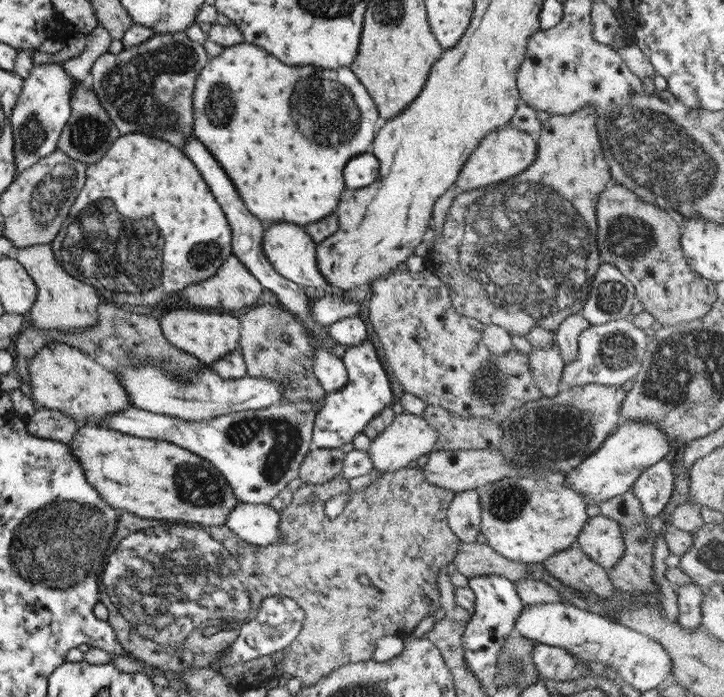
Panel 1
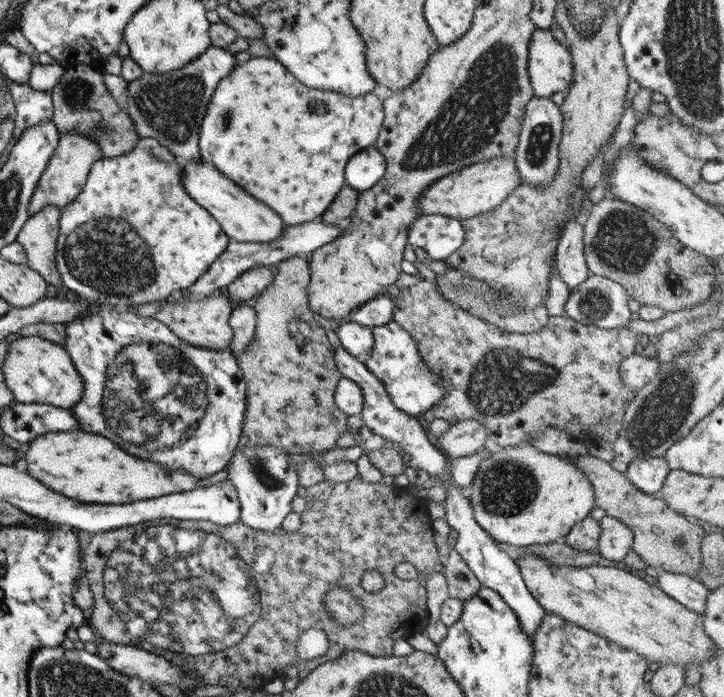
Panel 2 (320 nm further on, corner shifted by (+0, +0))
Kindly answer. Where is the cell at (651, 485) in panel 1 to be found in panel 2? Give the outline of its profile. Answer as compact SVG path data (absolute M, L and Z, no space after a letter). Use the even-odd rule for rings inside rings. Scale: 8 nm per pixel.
M661 457L634 458L624 470L624 478L641 493L658 496L670 469Z

